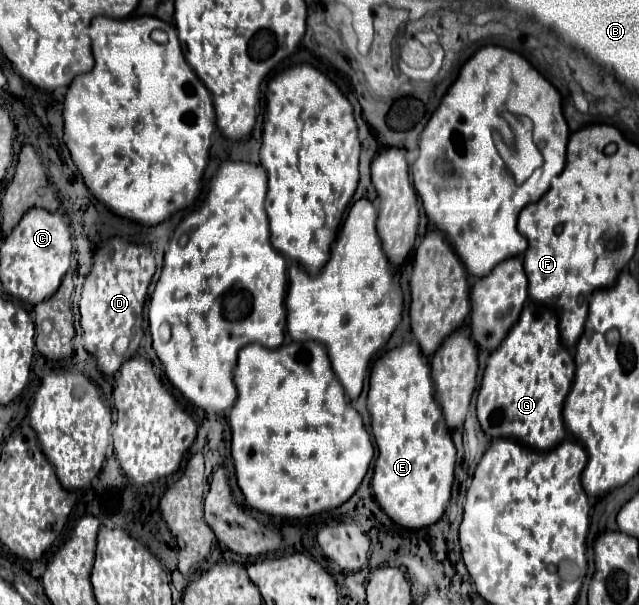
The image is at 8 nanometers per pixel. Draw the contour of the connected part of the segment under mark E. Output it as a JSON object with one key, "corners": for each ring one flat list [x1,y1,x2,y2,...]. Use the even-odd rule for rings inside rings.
{"corners":[[406,343,396,349,390,349,374,363,370,373,370,389,368,389,368,411,372,415,370,421,372,435,378,445,378,459,372,477,372,493,376,501,386,511,386,515,392,517,402,527,420,529,436,523,450,501,456,447,450,429,446,427,442,407,438,405,434,395,430,361,424,353,420,353,418,343]]}

